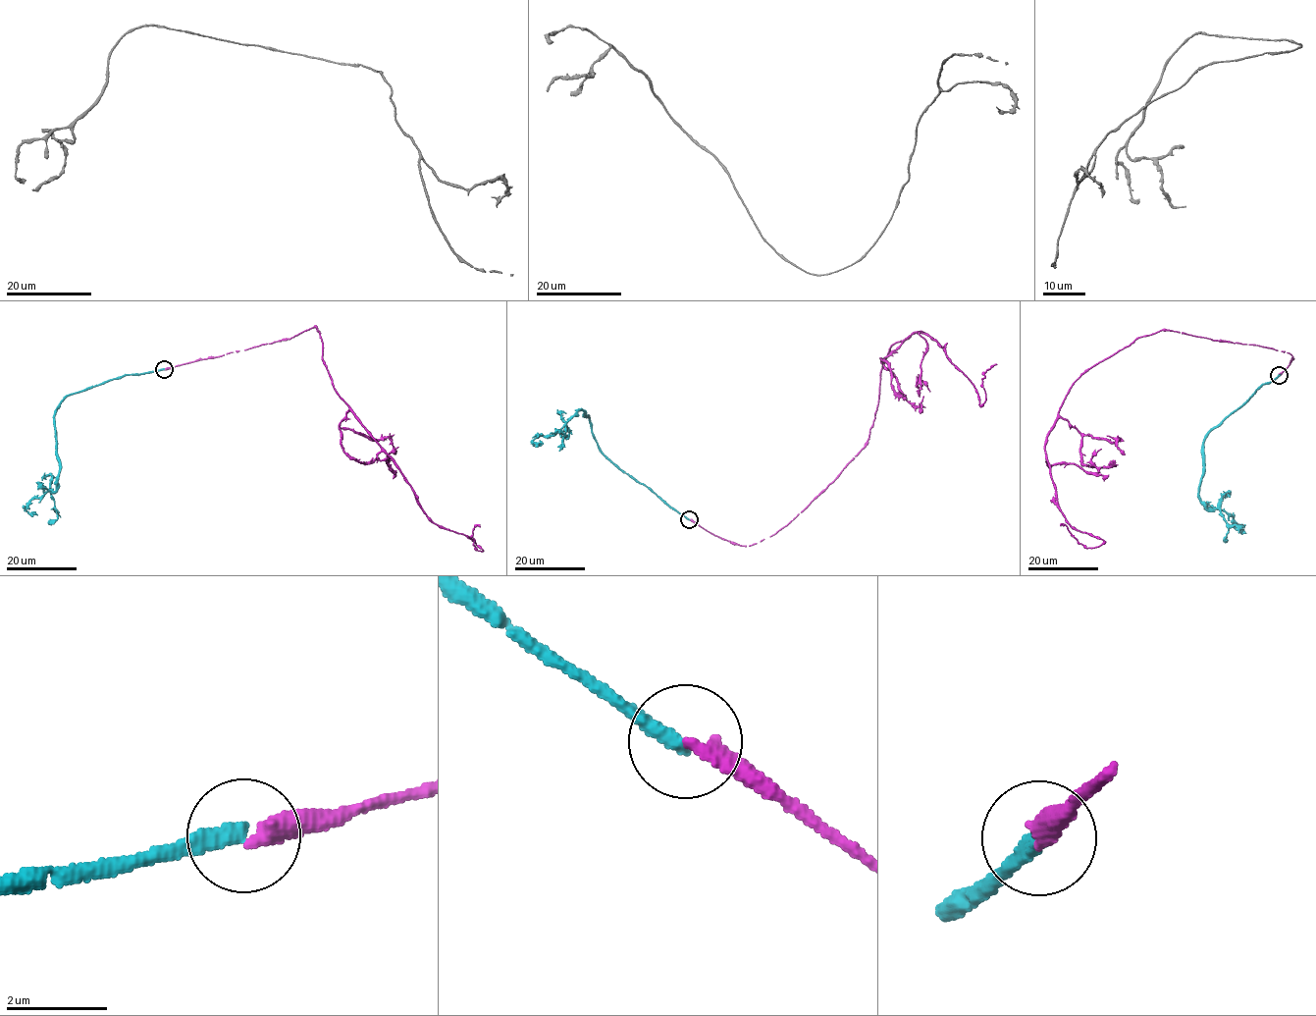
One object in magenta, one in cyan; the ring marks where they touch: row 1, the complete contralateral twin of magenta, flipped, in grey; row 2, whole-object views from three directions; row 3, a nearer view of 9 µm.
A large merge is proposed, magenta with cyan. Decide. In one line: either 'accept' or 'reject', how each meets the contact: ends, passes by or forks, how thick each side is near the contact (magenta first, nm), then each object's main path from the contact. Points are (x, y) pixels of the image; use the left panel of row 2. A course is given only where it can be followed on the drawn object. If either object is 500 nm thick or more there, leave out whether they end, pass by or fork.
reject | magenta ends | cyan ends | 360/320 nm | magenta via (164, 369), (315, 327), (335, 390), (428, 517), (483, 551), (474, 543), (472, 530), (480, 526) | cyan via (164, 369), (125, 374), (64, 398), (54, 418), (59, 467), (55, 491), (31, 499), (24, 508), (37, 514)

